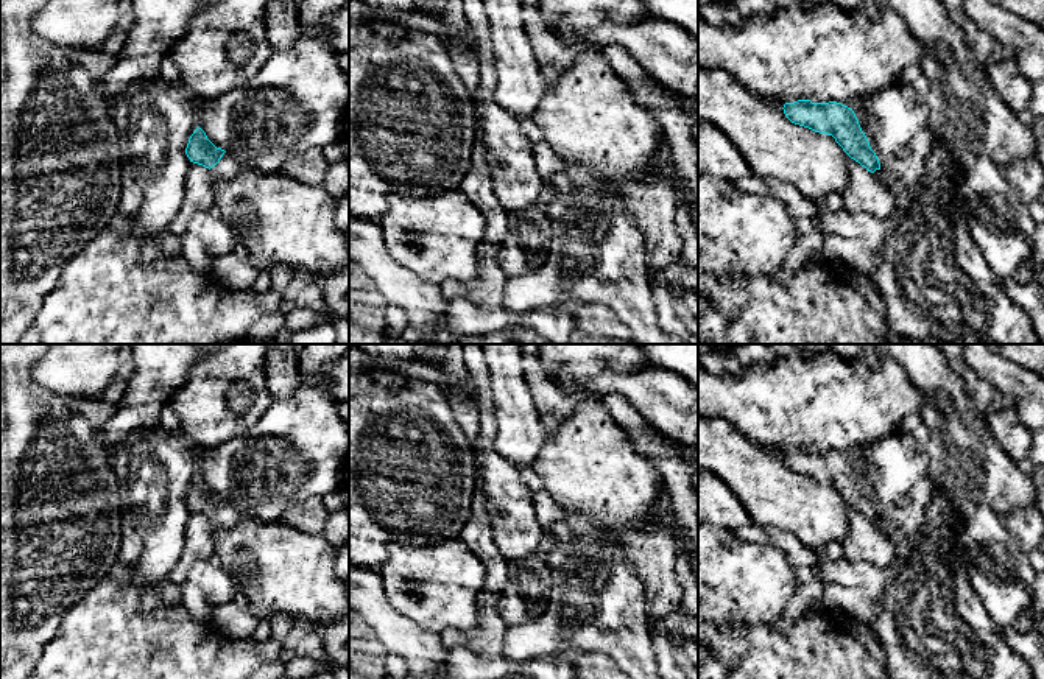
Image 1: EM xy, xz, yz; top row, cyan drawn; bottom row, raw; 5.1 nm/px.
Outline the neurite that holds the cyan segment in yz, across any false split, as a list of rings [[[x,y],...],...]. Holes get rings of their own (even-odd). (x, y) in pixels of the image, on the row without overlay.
[[[798,449],[785,452],[782,458],[792,472],[832,484],[851,508],[871,520],[884,534],[891,534],[851,456],[837,450]]]

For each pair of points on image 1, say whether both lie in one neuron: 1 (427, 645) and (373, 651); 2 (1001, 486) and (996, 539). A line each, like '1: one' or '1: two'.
1: two
2: two

